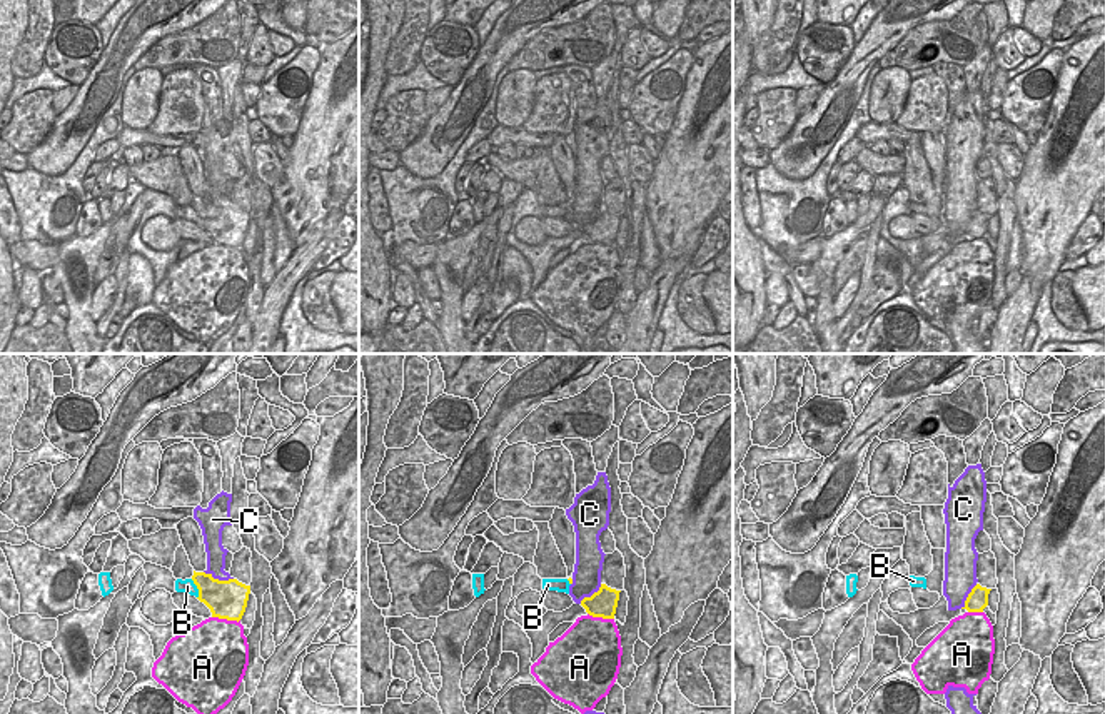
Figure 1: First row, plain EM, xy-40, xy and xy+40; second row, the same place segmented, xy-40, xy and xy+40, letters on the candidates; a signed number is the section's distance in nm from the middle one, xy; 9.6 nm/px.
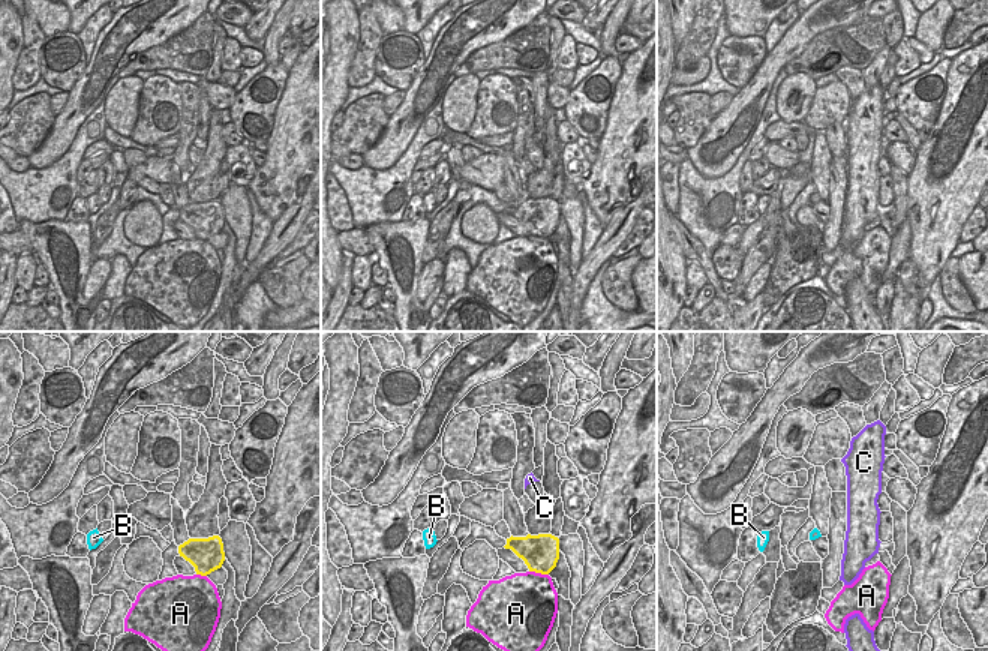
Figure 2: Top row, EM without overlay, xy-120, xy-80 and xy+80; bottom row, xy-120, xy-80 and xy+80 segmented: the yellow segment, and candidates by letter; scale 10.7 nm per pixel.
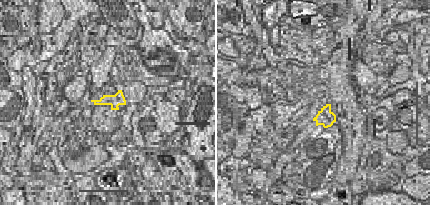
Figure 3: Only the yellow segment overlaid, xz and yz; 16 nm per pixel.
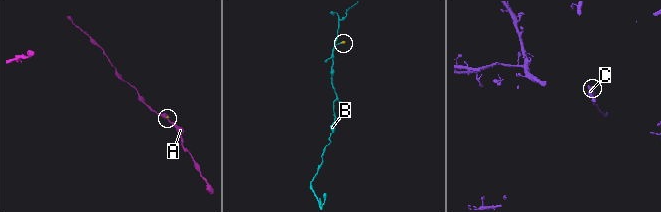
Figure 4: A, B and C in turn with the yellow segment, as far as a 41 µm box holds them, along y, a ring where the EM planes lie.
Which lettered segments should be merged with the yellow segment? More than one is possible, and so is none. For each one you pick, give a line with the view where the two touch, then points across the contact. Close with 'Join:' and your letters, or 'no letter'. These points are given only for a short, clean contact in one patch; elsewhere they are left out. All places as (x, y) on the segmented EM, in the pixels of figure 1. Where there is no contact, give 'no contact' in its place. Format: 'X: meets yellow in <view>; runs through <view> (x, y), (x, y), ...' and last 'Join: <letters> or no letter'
B: meets yellow in xy-40; runs through xy-40 (221, 596), (197, 588), (187, 586)
Join: B

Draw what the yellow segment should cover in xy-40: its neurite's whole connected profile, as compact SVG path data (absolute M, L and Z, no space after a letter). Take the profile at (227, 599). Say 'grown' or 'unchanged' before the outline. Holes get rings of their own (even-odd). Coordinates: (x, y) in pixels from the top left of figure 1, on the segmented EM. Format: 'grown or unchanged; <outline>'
grown; M194 571L190 579L175 581L175 591L195 596L210 609L212 617L239 622L247 607L250 586L237 579L219 581L212 574Z

